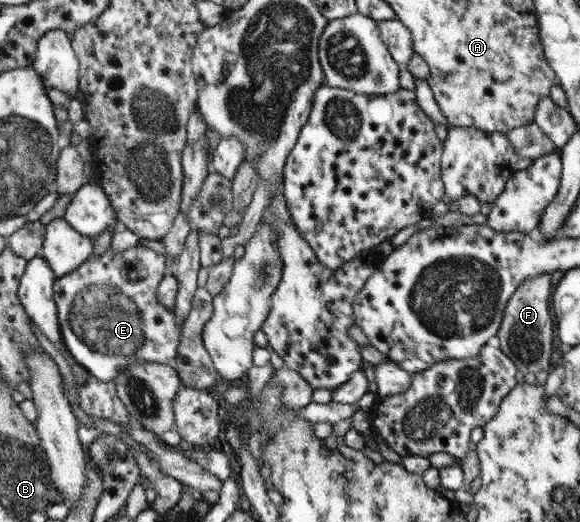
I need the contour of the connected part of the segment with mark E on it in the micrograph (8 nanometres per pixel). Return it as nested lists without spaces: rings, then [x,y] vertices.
[[[139,244],[122,252],[109,248],[103,254],[92,254],[74,271],[56,279],[54,299],[57,301],[62,343],[91,375],[107,382],[113,381],[128,364],[135,362],[173,365],[183,339],[183,328],[174,310],[161,304],[157,295],[159,283],[166,275],[166,257],[149,245]]]

